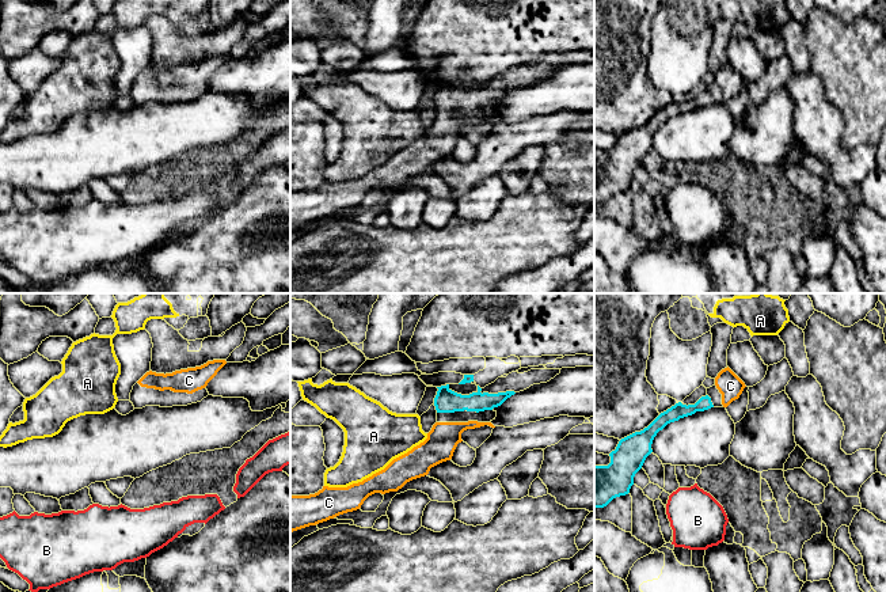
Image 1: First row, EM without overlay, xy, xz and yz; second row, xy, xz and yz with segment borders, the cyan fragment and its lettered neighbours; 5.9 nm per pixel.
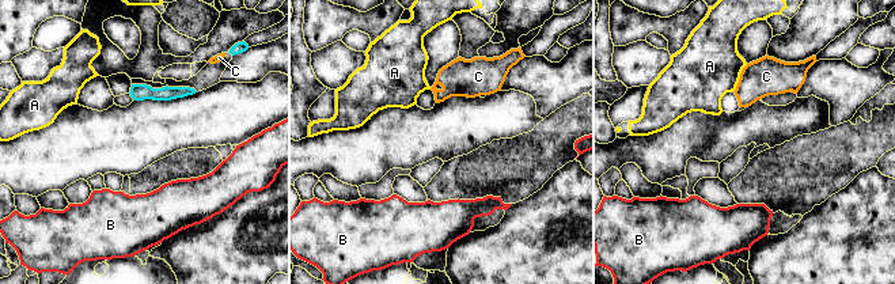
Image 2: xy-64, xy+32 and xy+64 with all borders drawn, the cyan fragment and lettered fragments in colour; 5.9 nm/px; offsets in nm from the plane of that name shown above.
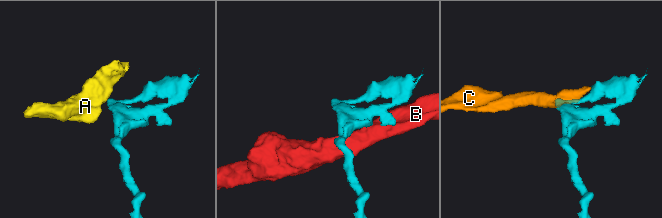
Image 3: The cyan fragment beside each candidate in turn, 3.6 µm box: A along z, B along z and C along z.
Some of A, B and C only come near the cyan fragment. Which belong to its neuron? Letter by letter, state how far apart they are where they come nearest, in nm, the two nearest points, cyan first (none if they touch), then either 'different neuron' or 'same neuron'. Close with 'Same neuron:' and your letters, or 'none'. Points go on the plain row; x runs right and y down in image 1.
A: 110 nm apart; from cyan across xz (436, 105), (419, 113); different neuron
B: 220 nm apart; from cyan across yz (632, 179), (669, 192); different neuron
C: 60 nm apart; from cyan across xz (476, 107), (476, 117); same neuron
Same neuron: C

